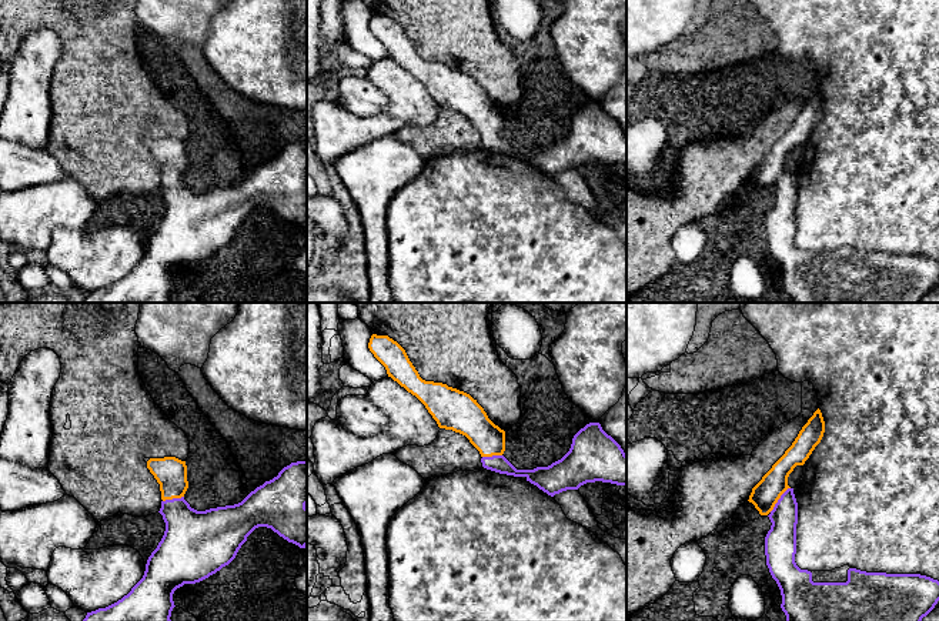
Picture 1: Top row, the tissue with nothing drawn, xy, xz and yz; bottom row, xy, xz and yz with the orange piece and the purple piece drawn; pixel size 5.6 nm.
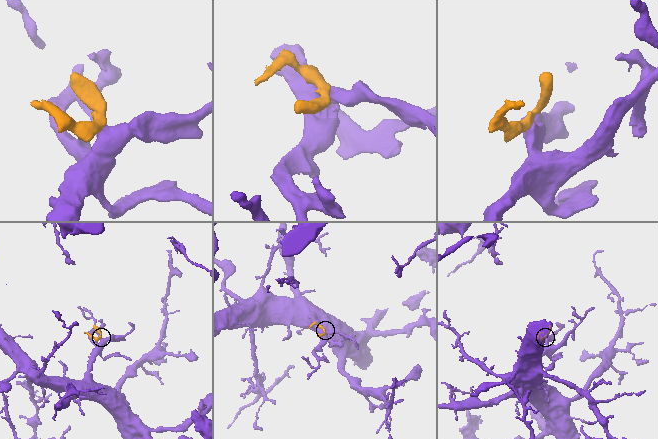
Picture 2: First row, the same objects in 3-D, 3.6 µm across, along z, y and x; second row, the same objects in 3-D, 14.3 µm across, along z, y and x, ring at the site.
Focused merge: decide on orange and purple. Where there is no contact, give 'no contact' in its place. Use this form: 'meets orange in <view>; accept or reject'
meets orange in yz; accept

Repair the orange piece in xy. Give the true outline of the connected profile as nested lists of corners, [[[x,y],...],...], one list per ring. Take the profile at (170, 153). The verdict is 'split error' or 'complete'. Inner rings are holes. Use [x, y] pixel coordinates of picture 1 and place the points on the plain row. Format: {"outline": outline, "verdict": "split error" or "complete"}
{"outline": [[[176,137],[150,138],[147,148],[160,164],[160,194],[166,211],[147,240],[143,258],[117,283],[87,293],[83,303],[171,303],[176,287],[173,274],[184,264],[200,263],[228,246],[247,217],[258,207],[271,208],[280,217],[307,227],[307,141],[291,143],[277,157],[251,171],[234,186],[197,191],[184,180],[188,168],[187,146]]], "verdict": "split error"}

